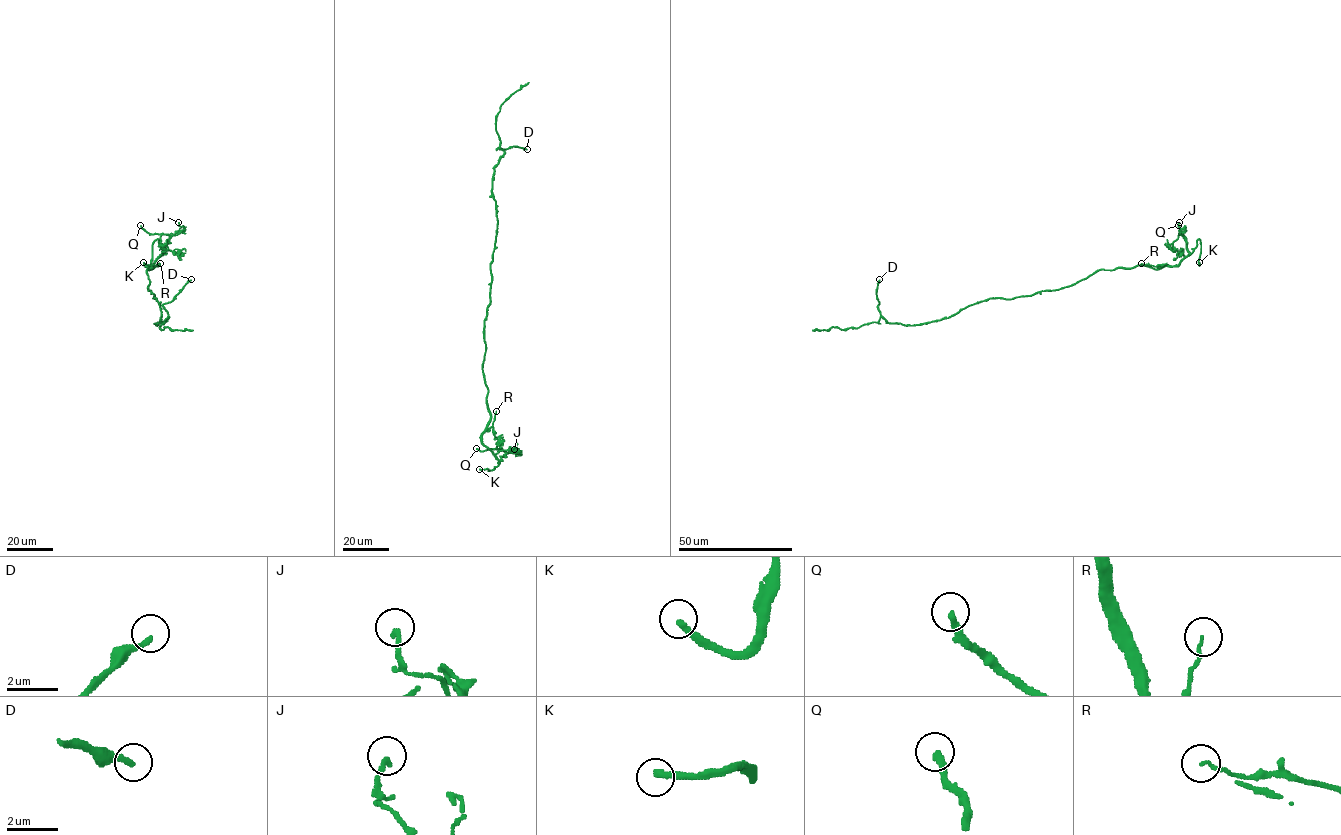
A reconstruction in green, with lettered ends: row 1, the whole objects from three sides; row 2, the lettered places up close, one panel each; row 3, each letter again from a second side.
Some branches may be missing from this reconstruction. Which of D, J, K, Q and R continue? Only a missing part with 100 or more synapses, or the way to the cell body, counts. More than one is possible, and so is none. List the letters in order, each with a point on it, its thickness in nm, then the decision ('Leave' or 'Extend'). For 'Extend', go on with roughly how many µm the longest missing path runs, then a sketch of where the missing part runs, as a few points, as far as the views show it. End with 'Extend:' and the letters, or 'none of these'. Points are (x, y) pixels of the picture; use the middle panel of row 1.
D: Place: (527, 149). Thickness 200 nm. Extend. Missing length about 130 µm. Course of what is missing: (527, 149), (532, 141), (537, 155), (534, 195), (525, 197), (520, 184), (530, 180), (521, 196), (528, 191)
J: Place: (514, 449). Thickness 180 nm. Leave
K: Place: (479, 469). Thickness 240 nm. Extend. Missing length about 20 µm
Q: Place: (476, 448). Thickness 280 nm. Leave
R: Place: (496, 411). Thickness 130 nm. Leave
Extend: D, K

